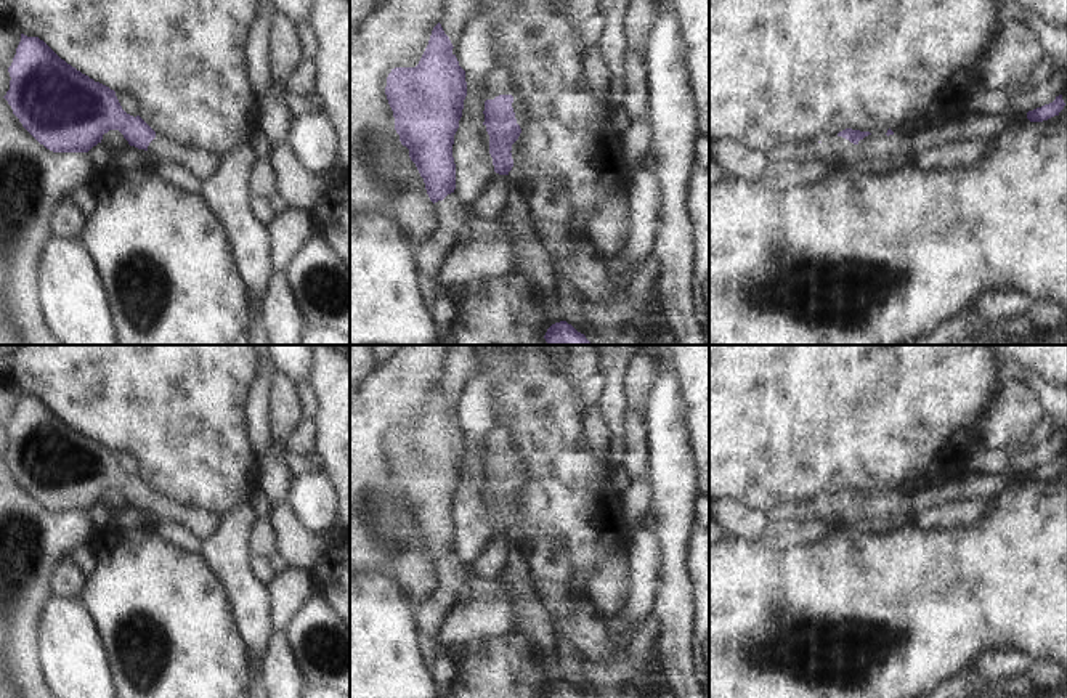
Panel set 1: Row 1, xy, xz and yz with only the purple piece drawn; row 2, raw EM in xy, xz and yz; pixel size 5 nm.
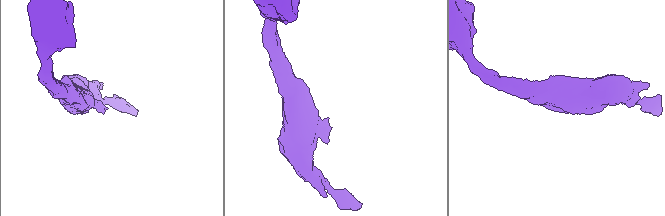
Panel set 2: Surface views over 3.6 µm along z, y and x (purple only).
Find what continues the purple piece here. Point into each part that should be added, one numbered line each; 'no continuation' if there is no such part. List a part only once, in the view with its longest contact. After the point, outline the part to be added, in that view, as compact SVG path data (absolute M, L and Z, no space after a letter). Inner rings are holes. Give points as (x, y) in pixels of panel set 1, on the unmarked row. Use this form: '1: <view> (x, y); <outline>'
1: xz (522, 472); M512 462L512 467L513 467L513 472L515 472L515 478L517 478L517 483L520 485L520 488L526 488L528 483L531 481L531 472L528 469L528 464L518 464L518 462Z

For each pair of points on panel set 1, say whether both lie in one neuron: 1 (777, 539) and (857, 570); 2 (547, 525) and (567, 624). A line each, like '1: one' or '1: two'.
1: two
2: two

